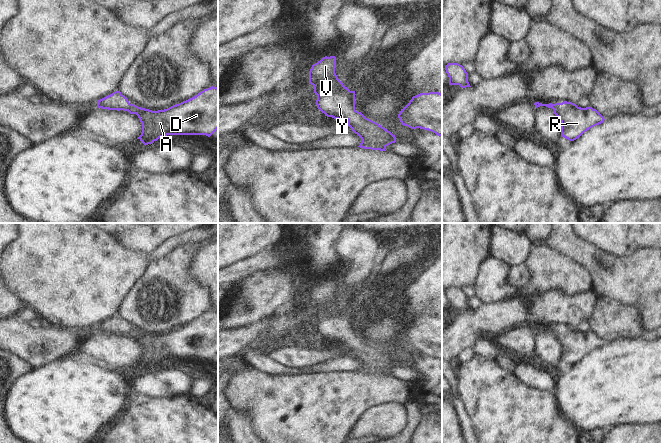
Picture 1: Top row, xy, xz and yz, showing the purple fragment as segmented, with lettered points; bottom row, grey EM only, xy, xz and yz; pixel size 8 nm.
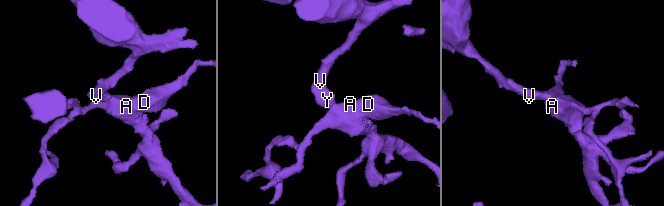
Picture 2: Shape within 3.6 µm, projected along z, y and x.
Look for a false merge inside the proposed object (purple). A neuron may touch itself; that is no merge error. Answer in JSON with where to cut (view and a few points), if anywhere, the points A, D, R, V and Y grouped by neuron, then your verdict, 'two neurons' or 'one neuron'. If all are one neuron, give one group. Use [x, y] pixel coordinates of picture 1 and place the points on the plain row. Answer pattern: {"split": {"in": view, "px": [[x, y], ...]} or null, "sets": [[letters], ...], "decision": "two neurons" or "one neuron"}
{"split": null, "sets": [["A", "D", "R", "V", "Y"]], "decision": "one neuron"}

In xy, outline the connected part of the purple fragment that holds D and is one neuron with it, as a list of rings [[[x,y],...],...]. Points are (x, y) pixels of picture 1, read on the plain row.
[[[213,310],[164,334],[152,335],[130,328],[118,314],[98,324],[97,331],[108,334],[123,334],[130,338],[136,338],[142,348],[142,356],[137,363],[145,370],[167,359],[206,359],[210,361],[218,353],[218,312]]]

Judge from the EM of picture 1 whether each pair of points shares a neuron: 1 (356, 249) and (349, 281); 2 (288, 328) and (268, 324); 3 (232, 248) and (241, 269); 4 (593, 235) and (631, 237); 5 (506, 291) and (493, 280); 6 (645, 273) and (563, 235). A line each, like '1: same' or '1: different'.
1: same
2: same
3: different
4: same
5: same
6: same

